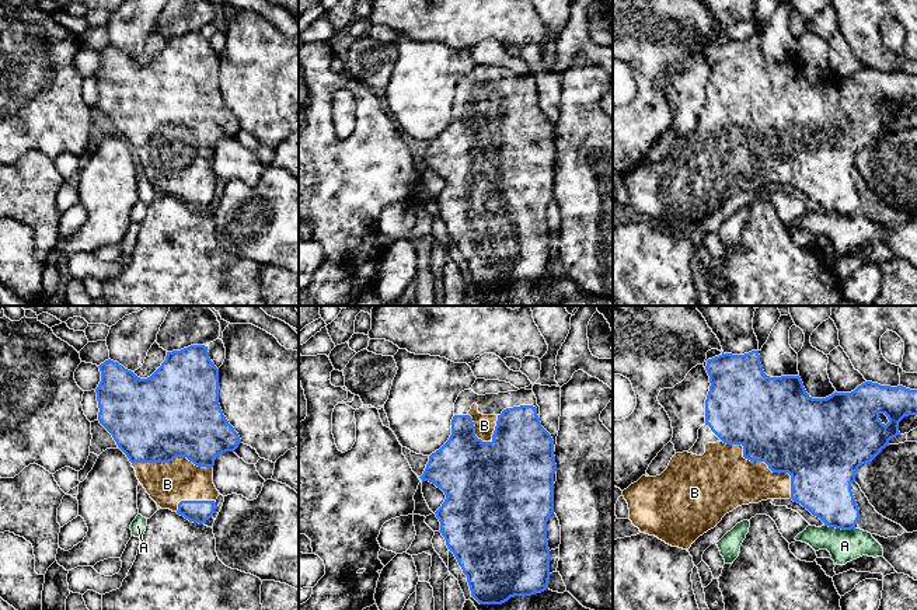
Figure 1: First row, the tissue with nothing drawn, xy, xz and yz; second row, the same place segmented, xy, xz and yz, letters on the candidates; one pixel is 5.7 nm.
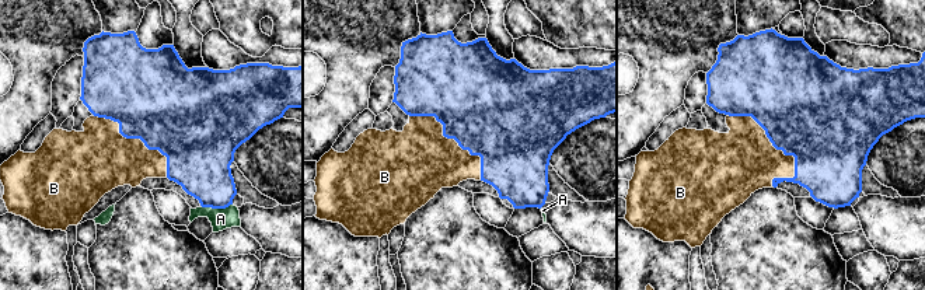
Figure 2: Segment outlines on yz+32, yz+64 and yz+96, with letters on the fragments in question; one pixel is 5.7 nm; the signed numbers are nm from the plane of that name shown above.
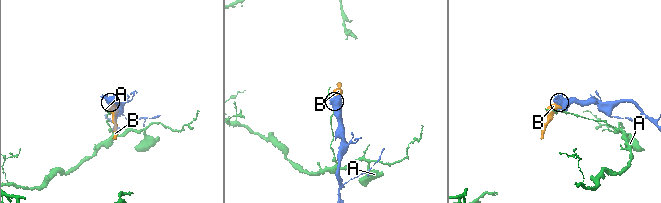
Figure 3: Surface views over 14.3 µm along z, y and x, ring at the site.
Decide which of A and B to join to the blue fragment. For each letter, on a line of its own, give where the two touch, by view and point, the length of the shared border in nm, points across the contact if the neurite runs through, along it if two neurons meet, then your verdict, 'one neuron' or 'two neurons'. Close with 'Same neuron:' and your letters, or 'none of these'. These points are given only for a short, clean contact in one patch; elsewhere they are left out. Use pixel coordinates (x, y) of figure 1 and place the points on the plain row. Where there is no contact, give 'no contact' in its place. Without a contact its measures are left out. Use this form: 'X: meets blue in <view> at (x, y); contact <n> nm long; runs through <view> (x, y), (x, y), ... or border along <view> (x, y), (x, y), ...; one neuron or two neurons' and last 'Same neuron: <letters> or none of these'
A: meets blue in yz at (840, 213); contact 180 nm long; border along yz (825, 211), (854, 215); two neurons
B: meets blue in yz at (762, 146); contact 550 nm long; one neuron
Same neuron: B

